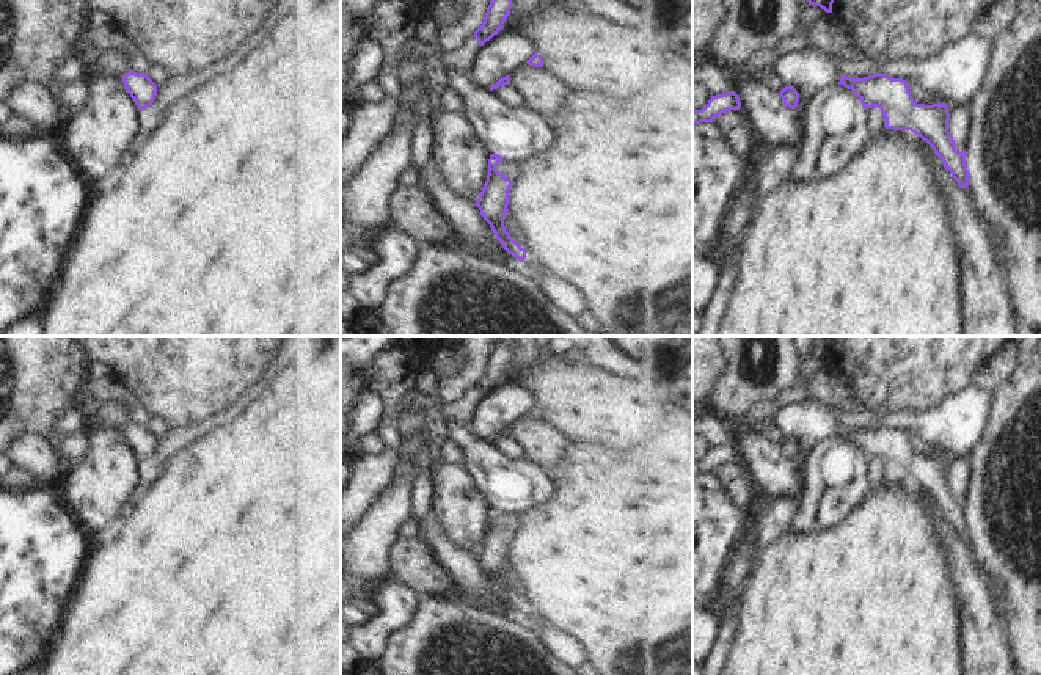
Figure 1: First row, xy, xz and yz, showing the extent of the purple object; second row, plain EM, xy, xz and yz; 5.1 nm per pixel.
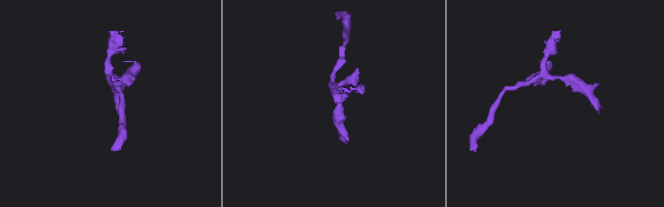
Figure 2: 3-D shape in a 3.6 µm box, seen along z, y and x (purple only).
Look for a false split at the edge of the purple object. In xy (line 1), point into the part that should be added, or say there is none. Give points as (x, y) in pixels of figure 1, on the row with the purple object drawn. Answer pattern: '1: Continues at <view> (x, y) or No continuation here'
1: No continuation here

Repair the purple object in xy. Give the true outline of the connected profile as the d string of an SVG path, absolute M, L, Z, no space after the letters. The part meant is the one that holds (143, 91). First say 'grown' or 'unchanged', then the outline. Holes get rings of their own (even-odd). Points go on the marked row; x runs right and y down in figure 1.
unchanged; M129 71L122 77L122 83L138 110L149 107L157 96L157 85L146 74Z

